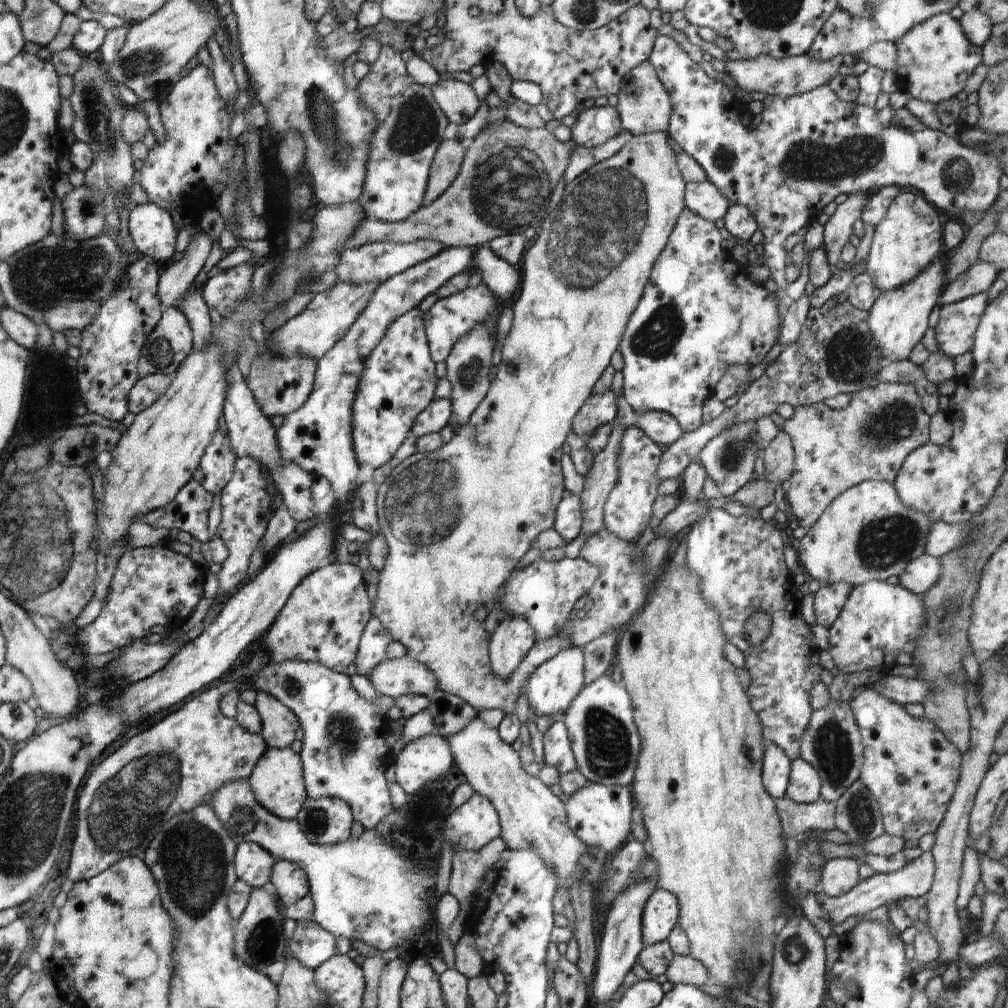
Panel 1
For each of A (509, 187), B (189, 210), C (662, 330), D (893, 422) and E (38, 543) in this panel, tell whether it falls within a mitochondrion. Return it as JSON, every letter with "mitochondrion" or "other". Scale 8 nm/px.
{"A":"mitochondrion","B":"other","C":"mitochondrion","D":"mitochondrion","E":"mitochondrion"}

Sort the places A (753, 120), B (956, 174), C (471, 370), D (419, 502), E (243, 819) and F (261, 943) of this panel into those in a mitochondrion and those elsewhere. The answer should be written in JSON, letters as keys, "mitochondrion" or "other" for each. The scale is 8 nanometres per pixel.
{"A":"other","B":"mitochondrion","C":"mitochondrion","D":"mitochondrion","E":"mitochondrion","F":"mitochondrion"}

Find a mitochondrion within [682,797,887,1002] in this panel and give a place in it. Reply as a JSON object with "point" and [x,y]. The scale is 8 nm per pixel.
{"point":[795,950]}

